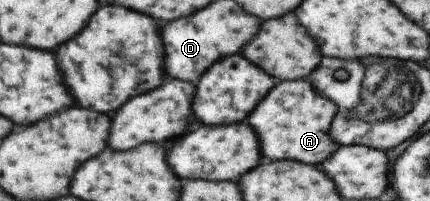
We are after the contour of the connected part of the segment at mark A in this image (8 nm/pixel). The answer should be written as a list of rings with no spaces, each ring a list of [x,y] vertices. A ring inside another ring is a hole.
[[[309,79],[282,80],[251,111],[246,122],[257,133],[267,161],[290,160],[320,166],[340,147],[330,135],[336,110],[336,104],[312,88]]]

